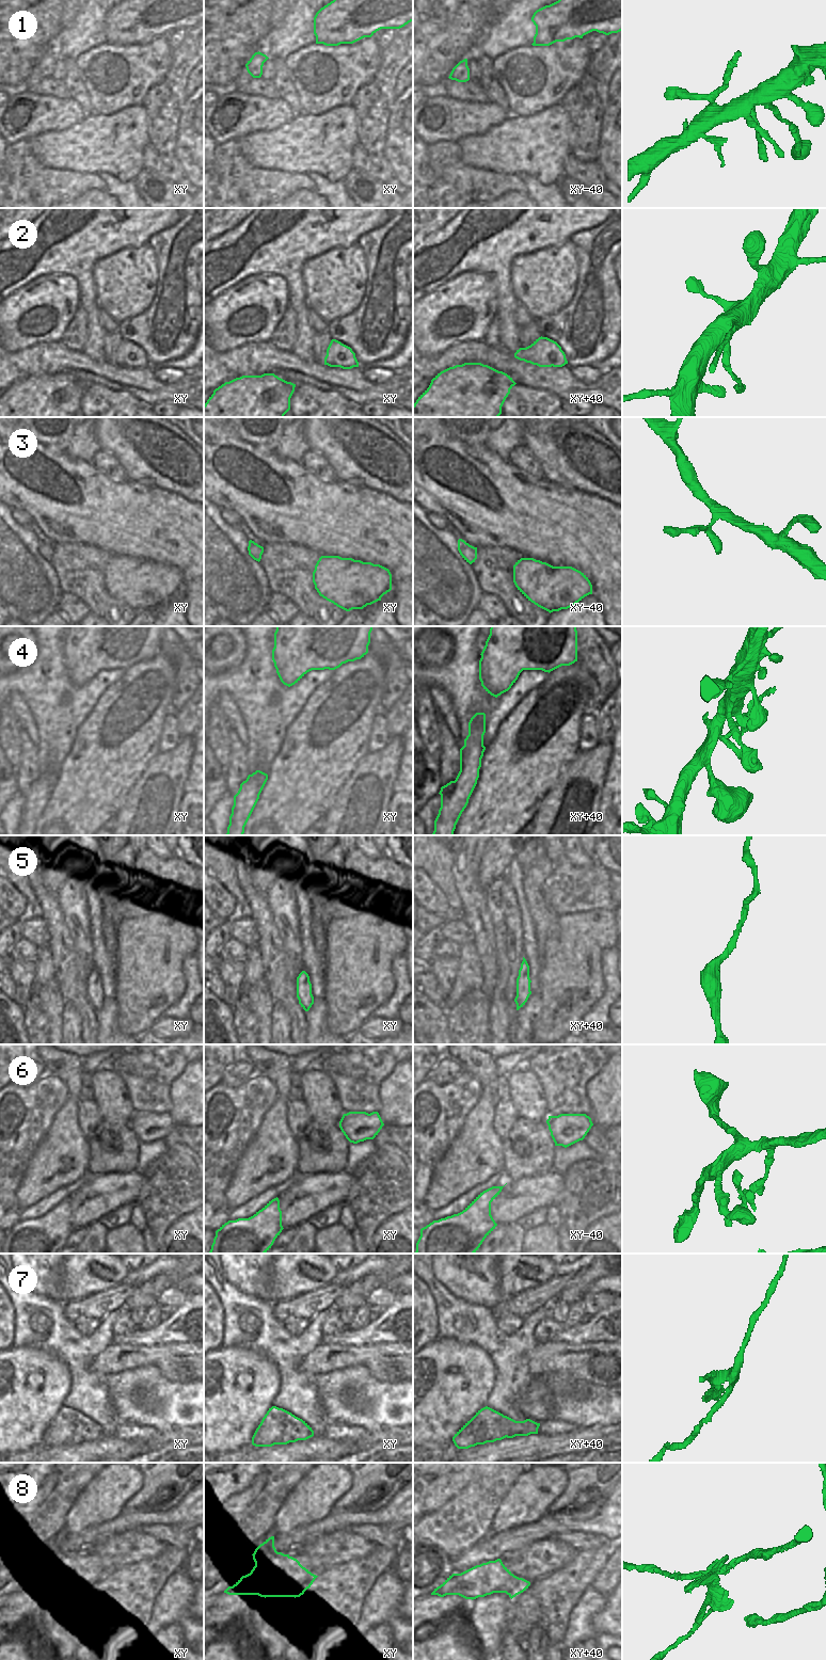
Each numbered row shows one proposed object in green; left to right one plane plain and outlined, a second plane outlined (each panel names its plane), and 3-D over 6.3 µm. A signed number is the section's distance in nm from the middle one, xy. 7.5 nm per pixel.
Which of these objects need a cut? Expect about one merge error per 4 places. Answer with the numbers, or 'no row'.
1, 2, 4, 7, 8

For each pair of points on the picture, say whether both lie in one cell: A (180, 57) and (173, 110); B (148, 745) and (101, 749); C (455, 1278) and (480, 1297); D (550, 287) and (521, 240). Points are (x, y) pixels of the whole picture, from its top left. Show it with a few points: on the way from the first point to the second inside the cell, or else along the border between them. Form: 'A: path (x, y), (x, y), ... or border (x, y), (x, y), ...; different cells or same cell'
A: path (179, 69), (173, 85), (173, 97); same cell
B: path (137, 745), (121, 745), (113, 748); same cell
C: path (461, 1278), (474, 1291); same cell
D: border (553, 245), (529, 253), (518, 254), (509, 269); different cells

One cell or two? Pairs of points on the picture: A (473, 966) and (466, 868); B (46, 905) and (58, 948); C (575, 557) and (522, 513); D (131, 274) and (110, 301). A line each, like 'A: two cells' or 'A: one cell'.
A: two cells
B: one cell
C: one cell
D: one cell

